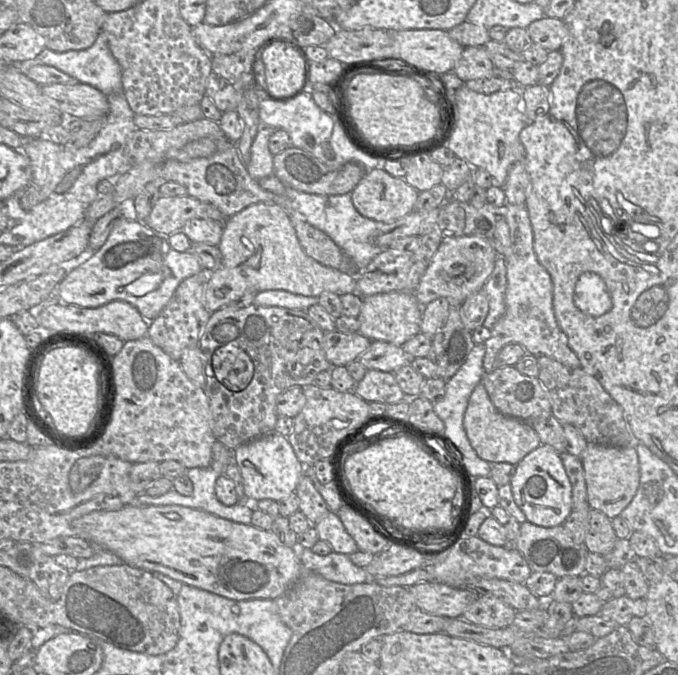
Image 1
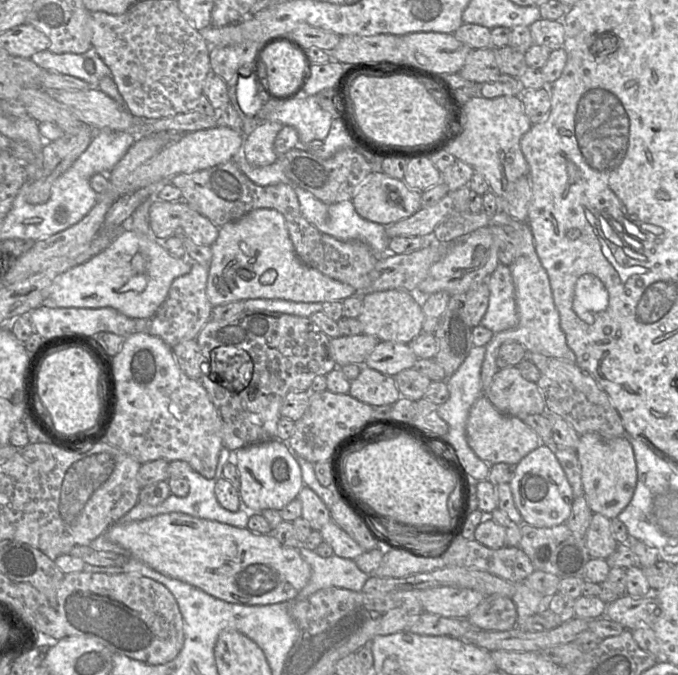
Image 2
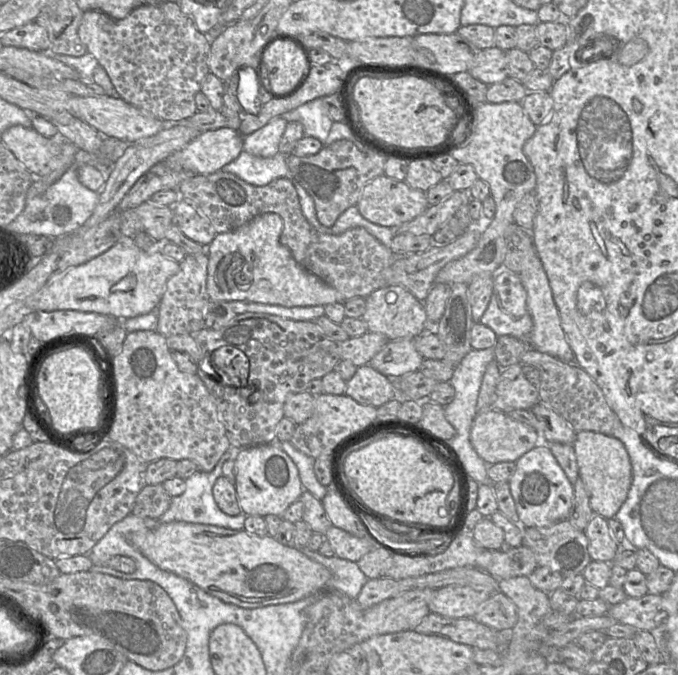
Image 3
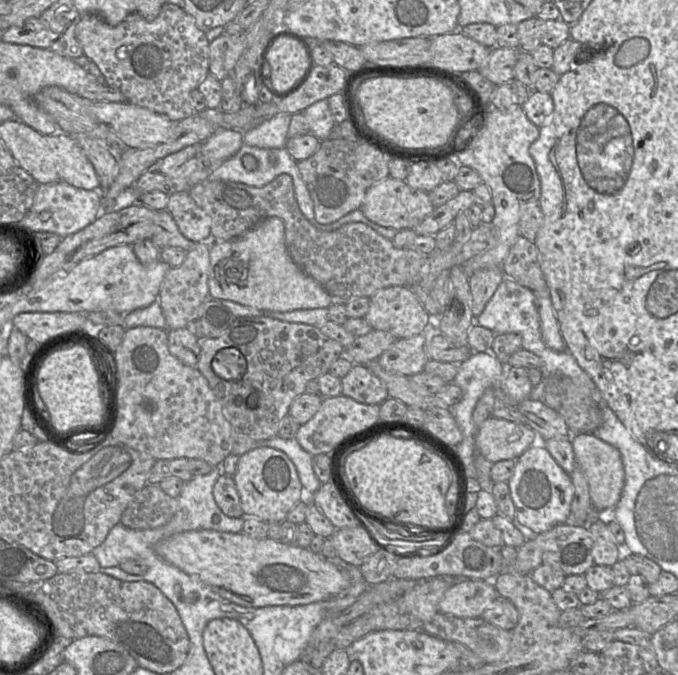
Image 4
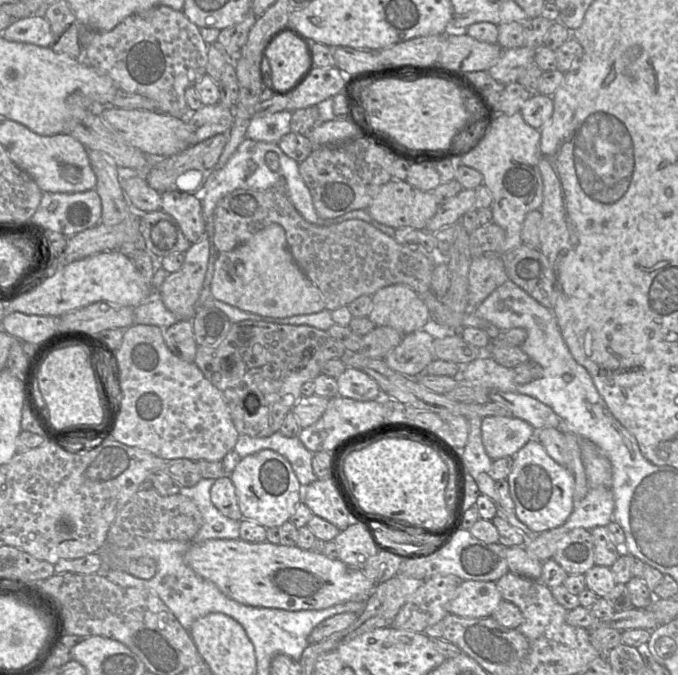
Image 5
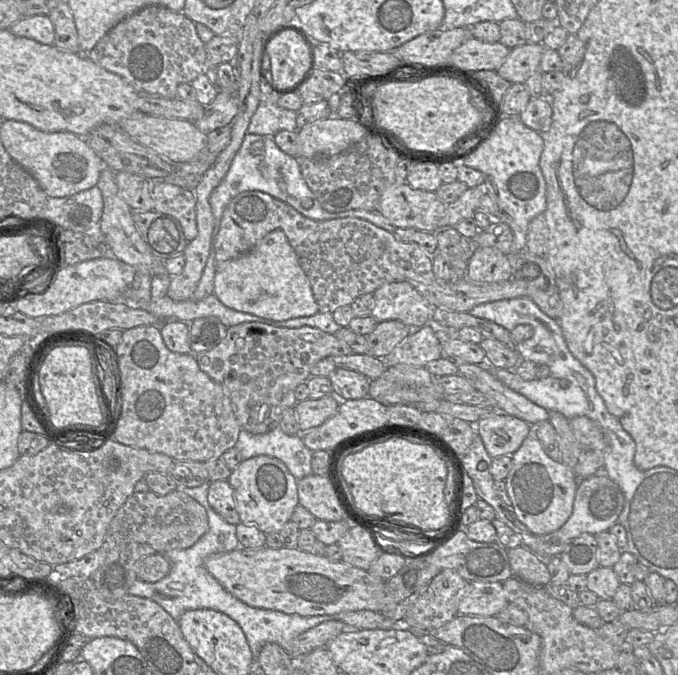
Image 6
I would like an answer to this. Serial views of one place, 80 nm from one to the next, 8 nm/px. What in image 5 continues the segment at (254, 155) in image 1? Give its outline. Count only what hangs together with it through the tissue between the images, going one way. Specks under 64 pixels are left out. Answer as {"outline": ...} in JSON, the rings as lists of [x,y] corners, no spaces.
{"outline":[[[284,110],[263,116],[253,116],[246,131],[246,138],[278,144],[285,134],[291,132],[292,111]]]}

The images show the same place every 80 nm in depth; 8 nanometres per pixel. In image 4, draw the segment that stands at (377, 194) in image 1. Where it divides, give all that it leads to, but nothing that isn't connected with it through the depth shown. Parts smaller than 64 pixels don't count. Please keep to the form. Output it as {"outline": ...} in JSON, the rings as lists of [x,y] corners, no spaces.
{"outline":[[[388,176],[367,189],[360,209],[369,220],[380,226],[395,228],[396,230],[413,229],[435,208],[428,193],[411,188],[405,180]]]}

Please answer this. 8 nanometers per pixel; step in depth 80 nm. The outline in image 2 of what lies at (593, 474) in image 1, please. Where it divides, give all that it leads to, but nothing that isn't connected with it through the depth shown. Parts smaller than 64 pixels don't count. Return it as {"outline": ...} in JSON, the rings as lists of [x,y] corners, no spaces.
{"outline":[[[597,433],[580,435],[576,454],[581,469],[584,497],[593,513],[616,518],[629,504],[637,483],[637,468],[630,438],[604,438]]]}

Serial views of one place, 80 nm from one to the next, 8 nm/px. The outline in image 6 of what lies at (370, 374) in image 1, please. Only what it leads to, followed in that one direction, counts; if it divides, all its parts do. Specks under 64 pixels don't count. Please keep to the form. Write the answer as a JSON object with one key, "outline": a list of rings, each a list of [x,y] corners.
{"outline":[[[336,368],[329,376],[333,394],[343,400],[356,400],[369,395],[371,380],[360,372],[346,368]]]}

